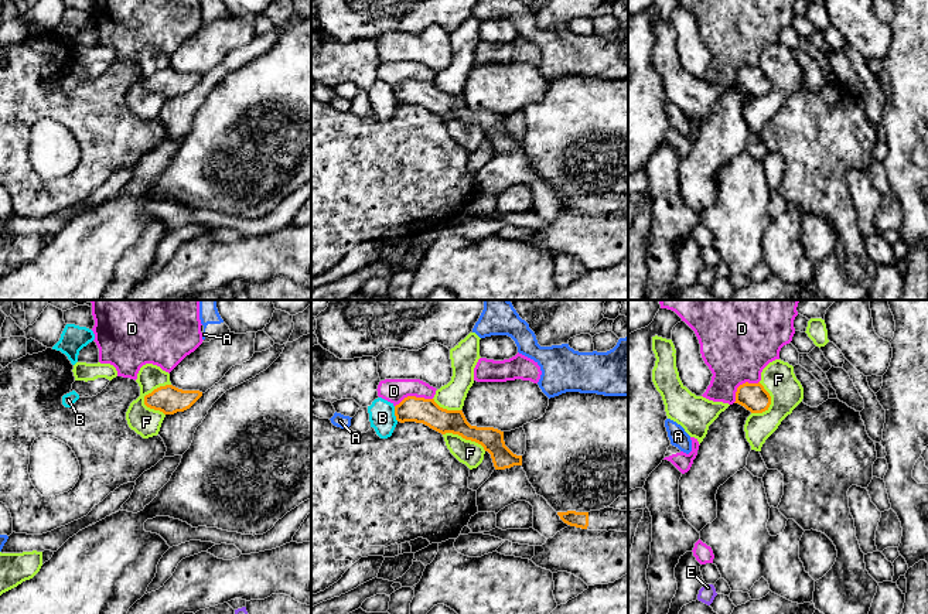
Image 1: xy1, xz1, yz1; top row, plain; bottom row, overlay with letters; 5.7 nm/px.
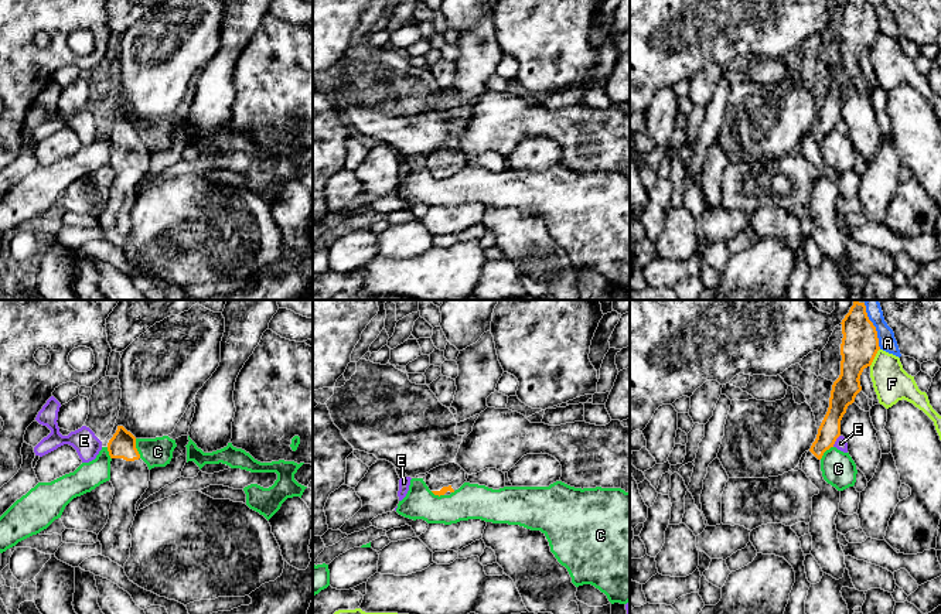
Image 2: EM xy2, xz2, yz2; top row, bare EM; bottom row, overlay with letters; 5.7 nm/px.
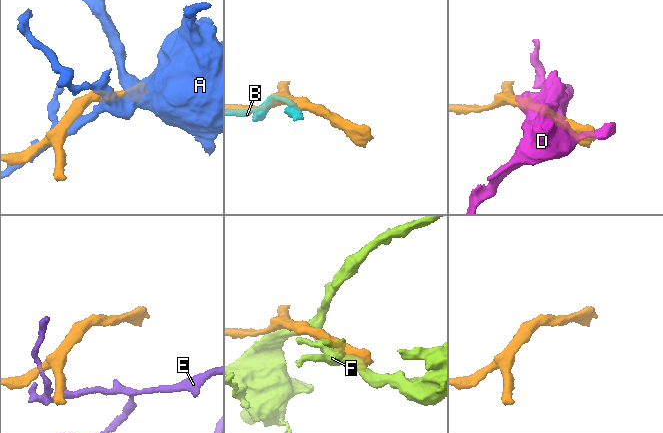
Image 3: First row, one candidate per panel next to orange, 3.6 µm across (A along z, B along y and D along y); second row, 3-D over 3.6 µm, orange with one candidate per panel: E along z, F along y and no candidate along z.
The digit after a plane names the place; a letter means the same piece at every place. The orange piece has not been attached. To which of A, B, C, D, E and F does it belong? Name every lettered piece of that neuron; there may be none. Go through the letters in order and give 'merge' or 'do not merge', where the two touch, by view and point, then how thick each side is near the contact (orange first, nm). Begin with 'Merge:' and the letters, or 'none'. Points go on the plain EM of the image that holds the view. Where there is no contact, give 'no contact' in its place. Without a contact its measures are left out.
Merge: none
A: do not merge; meets orange in yz2 at (876, 16); 220 nm thick on the orange side, 100 nm on the other
B: do not merge; meets orange in xz1 at (395, 96); 140 nm thick on the orange side, 150 nm on the other
C: do not merge; meets orange in xy2 at (136, 132); 150 nm thick on the orange side, 160 nm on the other
D: do not merge; meets orange in xz1 at (413, 79); 140 nm thick on the orange side, 140 nm on the other
E: do not merge; meets orange in yz2 at (835, 123); 120 nm thick on the orange side, 70 nm on the other
F: do not merge; meets orange in xy1 at (154, 72); 160 nm thick on the orange side, 160 nm on the other

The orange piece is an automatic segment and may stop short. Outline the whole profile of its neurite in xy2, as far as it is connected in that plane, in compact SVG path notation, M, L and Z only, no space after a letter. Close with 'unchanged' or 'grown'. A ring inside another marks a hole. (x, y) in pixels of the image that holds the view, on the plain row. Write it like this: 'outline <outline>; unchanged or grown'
outline M123 109L108 126L110 144L110 166L115 178L109 192L109 202L99 215L102 239L109 241L125 252L130 241L130 211L137 197L136 187L149 171L150 153L140 141L136 132L136 120Z; grown

